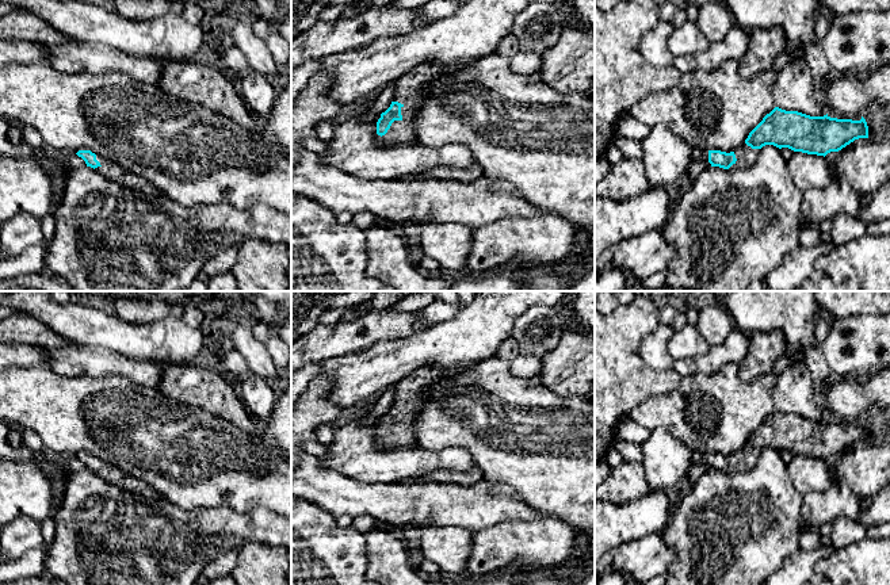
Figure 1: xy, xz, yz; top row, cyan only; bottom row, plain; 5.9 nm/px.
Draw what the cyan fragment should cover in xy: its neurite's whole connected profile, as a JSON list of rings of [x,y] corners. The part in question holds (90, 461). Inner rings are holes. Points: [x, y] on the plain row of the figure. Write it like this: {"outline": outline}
{"outline": [[[79,454],[76,458],[85,464],[87,470],[93,471],[108,483],[118,486],[130,494],[138,494],[145,498],[158,497],[146,482],[131,477],[116,466],[107,463],[106,460],[95,458],[91,454]]]}

